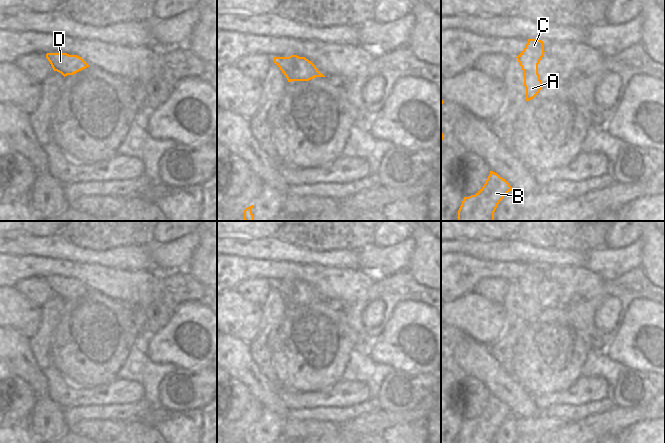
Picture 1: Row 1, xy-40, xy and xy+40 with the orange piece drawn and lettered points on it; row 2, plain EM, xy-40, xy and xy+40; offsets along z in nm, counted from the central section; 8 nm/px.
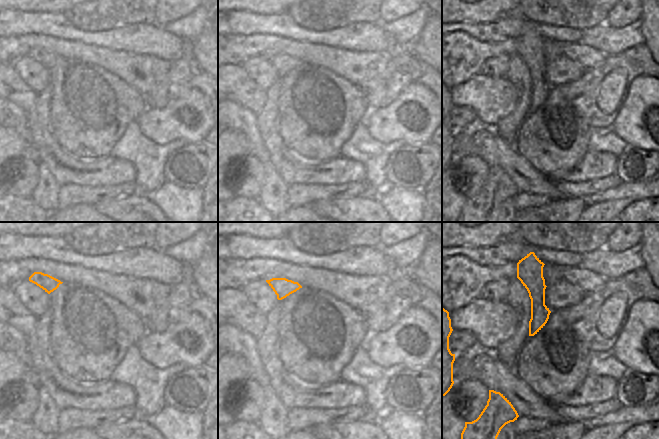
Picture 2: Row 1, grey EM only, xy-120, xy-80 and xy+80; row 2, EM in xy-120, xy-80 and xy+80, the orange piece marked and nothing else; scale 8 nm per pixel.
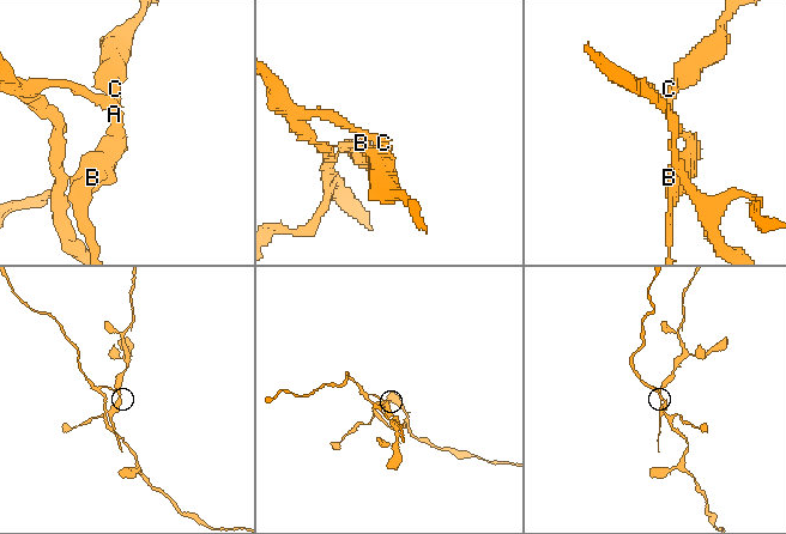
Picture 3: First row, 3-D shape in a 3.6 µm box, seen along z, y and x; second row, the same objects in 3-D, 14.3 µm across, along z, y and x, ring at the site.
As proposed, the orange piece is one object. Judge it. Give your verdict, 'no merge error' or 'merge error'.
merge error

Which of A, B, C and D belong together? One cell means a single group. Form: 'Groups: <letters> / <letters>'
Groups: A B C / D.

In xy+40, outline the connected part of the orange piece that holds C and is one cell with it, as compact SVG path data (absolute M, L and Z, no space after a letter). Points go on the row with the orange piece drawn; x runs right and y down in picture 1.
M528 39L524 50L516 57L523 72L528 76L524 77L524 86L526 88L526 101L536 97L542 88L542 82L538 74L538 64L544 56L544 42L539 39Z

